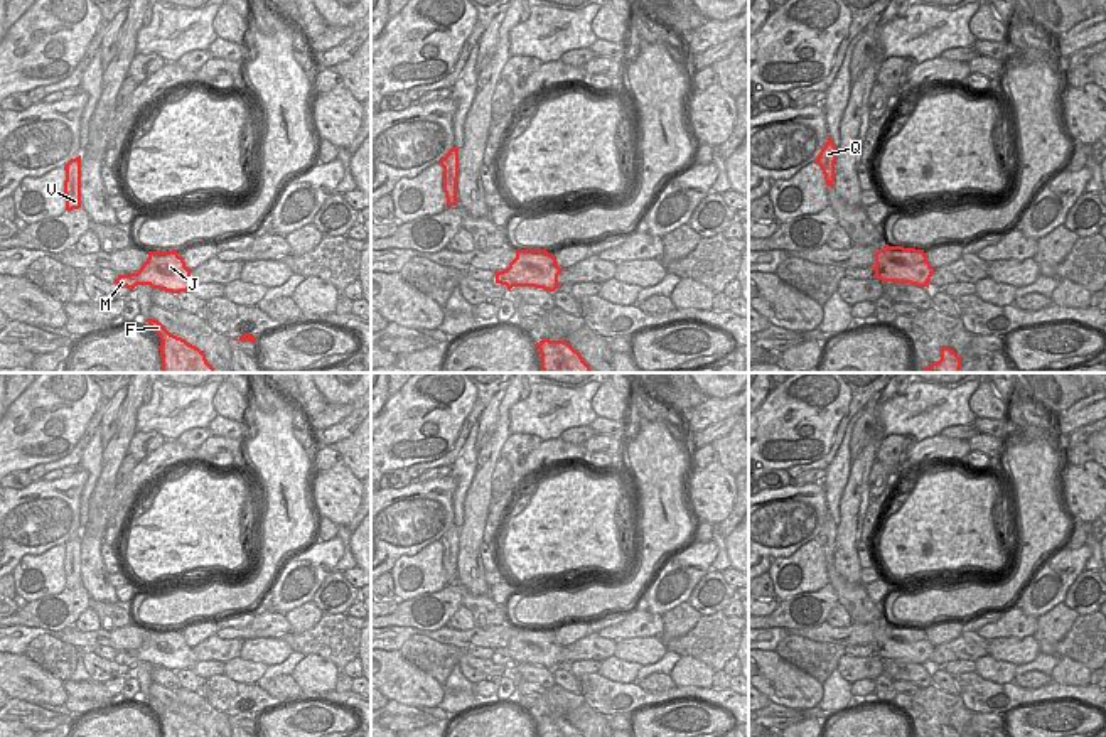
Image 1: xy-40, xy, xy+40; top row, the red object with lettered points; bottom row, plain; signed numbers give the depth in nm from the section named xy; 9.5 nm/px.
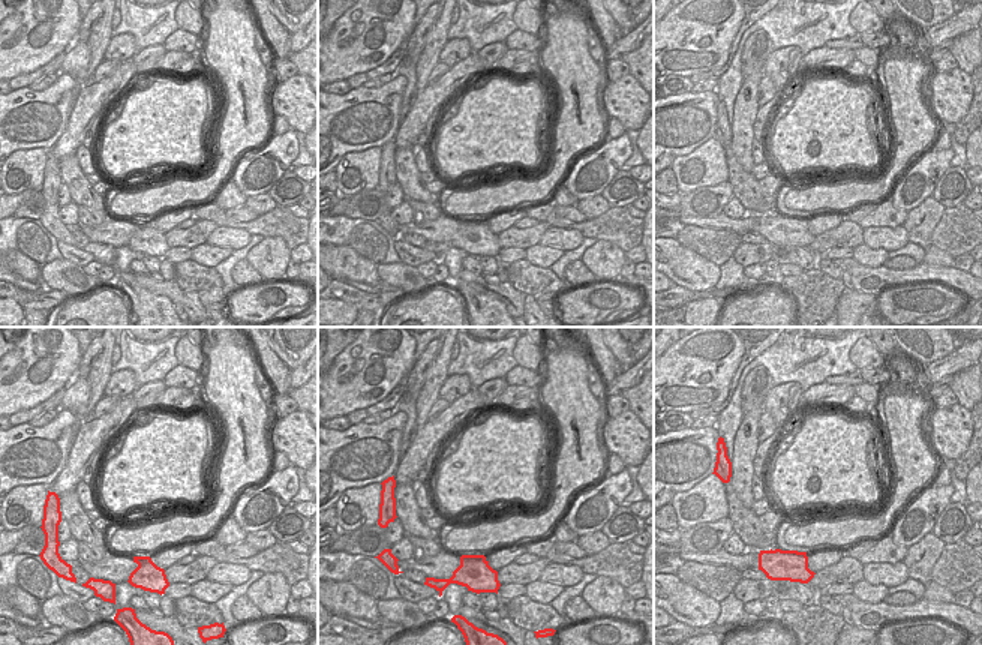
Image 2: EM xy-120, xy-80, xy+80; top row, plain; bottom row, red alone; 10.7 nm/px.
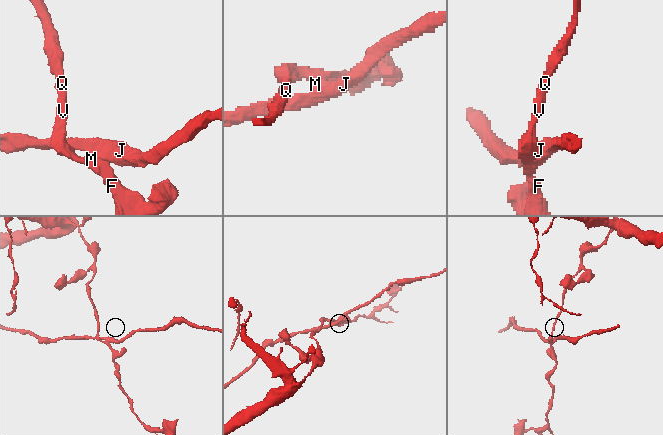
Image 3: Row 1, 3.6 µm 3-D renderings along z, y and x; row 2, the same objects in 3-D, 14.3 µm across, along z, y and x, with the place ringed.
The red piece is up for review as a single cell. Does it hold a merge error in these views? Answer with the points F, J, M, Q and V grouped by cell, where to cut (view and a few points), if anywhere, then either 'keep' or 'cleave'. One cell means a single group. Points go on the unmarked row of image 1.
F M Q V / J; cut in xy-40 along (130, 651), (137, 661); cleave

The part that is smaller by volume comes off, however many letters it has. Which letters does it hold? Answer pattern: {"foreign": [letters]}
{"foreign": ["J"]}

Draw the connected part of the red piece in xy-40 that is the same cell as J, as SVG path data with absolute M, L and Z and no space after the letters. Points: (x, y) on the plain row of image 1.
M172 627L148 629L142 646L130 653L137 658L137 663L150 663L152 666L180 671L194 666L191 649L177 627Z

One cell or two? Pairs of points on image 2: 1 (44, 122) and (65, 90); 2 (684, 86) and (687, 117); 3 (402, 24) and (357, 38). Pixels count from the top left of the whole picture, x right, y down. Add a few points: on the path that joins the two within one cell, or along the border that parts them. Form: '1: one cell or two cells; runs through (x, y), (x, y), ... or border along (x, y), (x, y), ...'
1: one cell; runs through (44, 114), (59, 98)
2: two cells; border along (690, 90), (669, 96)
3: one cell; runs through (392, 24), (378, 24), (368, 33)

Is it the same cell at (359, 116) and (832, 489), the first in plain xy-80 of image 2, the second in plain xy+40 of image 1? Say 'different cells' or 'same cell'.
different cells

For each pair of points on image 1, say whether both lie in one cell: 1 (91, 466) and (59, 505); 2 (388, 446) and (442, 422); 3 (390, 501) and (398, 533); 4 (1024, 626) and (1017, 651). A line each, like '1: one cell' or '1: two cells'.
1: two cells
2: one cell
3: one cell
4: two cells

